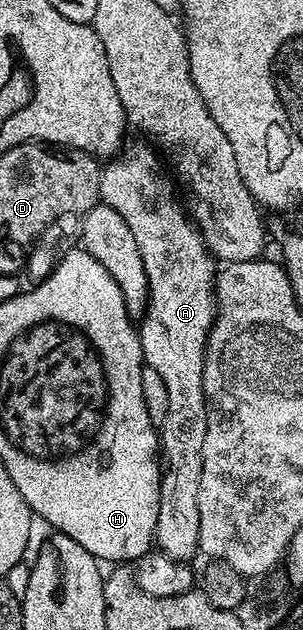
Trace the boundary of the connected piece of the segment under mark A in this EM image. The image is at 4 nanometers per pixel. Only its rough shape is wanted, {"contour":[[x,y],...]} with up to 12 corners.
{"contour":[[159,152],[98,198],[136,237],[145,366],[164,377],[156,547],[199,554],[216,260]]}

